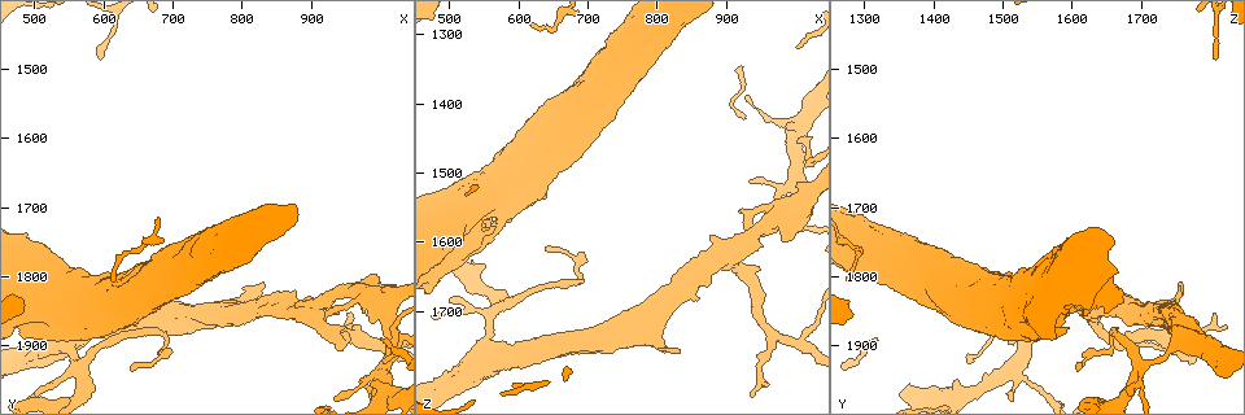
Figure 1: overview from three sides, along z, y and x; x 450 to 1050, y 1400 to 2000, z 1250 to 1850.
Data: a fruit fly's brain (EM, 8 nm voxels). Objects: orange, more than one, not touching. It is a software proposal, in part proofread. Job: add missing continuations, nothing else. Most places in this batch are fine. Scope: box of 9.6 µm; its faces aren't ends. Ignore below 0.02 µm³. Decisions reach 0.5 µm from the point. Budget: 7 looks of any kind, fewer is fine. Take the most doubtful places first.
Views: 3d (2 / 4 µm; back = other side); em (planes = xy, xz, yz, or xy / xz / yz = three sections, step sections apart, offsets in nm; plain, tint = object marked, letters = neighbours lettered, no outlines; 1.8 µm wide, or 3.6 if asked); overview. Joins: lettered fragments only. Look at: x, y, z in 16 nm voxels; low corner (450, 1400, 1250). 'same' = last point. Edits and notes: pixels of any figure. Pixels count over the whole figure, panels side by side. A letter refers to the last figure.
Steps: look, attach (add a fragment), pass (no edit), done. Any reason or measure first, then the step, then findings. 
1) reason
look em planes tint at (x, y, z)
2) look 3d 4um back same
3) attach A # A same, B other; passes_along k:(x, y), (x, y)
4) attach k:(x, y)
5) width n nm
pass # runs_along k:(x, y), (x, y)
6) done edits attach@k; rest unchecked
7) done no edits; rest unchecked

four or more arms meet
look 3d 2um at (560, 1930, 1705)

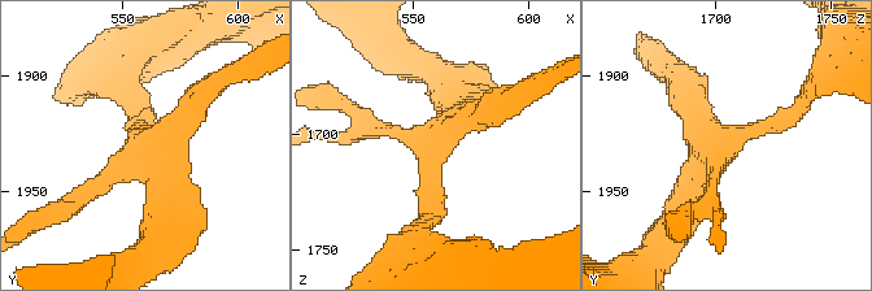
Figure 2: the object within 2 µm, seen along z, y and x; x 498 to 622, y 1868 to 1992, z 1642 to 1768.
arms 4
look em planes plain at (560, 1927, 1708)

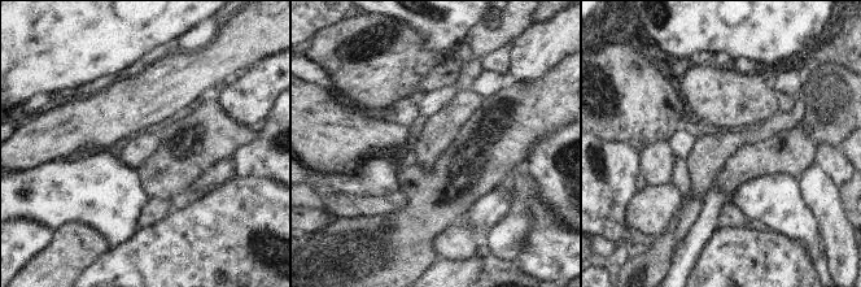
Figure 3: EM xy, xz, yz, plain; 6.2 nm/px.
look em planes letters same

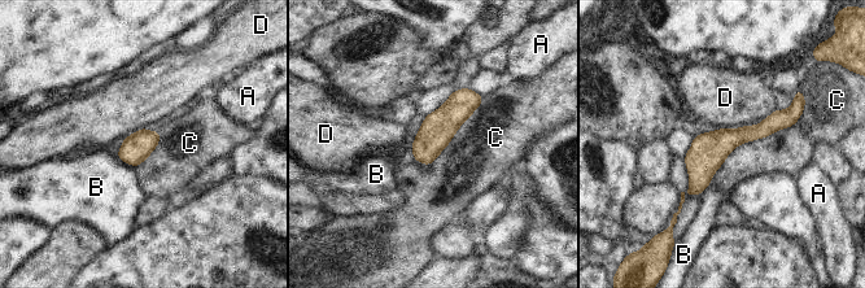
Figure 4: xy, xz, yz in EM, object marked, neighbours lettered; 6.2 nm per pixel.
longest_contact C 650 nm
pass # A other, B other, C other, D other; border 4:(795, 122), (737, 145), (708, 184); no lettered fragment goes on from it

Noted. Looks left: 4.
abrupt turn
look 3d 4um at (680, 1875, 1660)

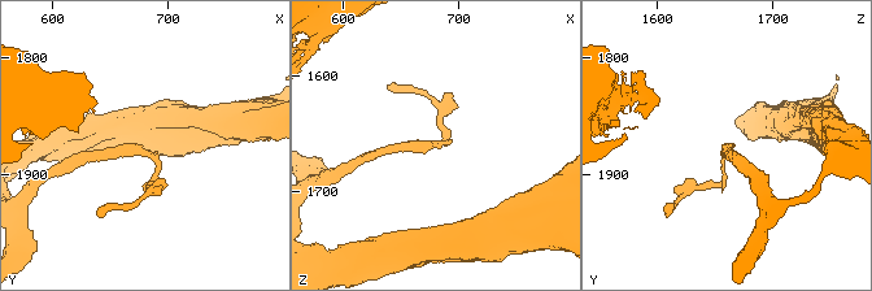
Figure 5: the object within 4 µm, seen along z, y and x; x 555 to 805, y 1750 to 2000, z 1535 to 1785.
now the EM
look em planes plain at (674, 1878, 1660)

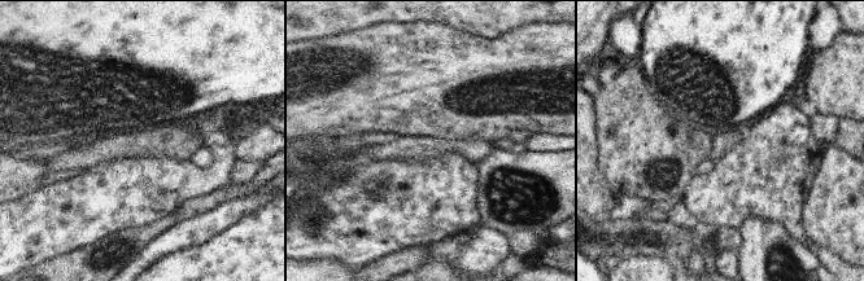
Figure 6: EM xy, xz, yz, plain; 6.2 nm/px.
look em planes letters same

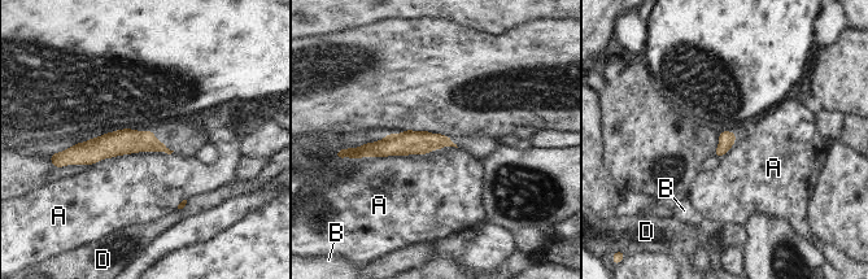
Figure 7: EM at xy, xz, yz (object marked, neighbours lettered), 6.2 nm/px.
pass # A other, B other, D other; runs_along 7:(162, 148), (109, 144), (69, 156); no lettered fragment goes on from it

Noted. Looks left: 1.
done no edits; rest unchecked

